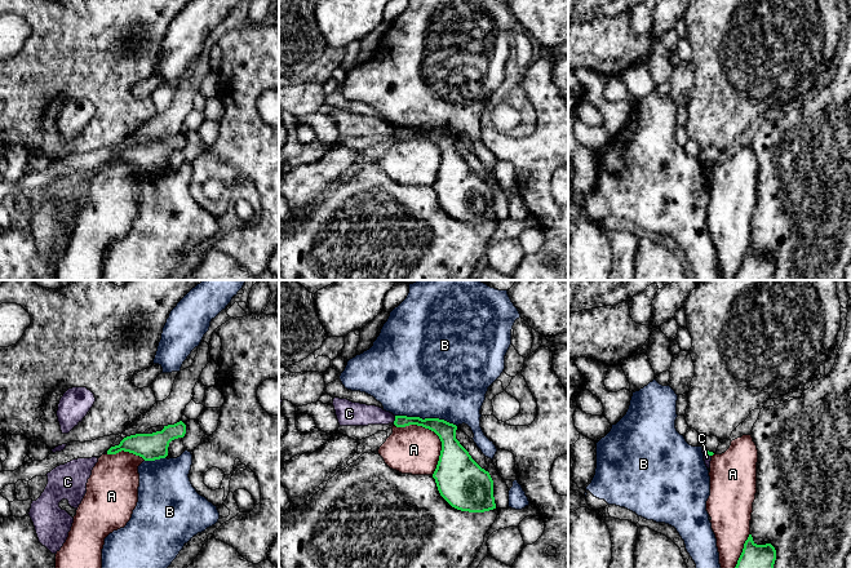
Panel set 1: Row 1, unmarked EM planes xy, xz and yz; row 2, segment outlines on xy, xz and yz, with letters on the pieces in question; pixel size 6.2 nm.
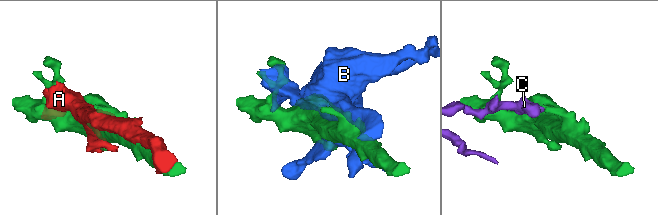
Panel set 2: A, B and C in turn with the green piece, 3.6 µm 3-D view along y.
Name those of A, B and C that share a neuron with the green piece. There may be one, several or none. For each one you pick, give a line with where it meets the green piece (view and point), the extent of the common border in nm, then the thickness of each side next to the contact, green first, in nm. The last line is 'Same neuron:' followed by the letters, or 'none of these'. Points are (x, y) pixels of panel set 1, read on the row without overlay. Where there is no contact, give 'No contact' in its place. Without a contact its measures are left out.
Same neuron: none of these

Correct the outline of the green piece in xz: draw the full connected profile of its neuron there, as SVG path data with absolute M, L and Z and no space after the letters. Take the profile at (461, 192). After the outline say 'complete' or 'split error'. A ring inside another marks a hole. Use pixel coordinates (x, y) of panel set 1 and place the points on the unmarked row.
M395 127L394 136L405 138L409 136L422 137L434 142L440 152L442 161L436 179L433 185L440 207L455 219L469 223L484 223L496 219L493 208L493 191L488 182L482 179L469 165L469 163L456 150L457 137L439 129L420 129Z; complete

